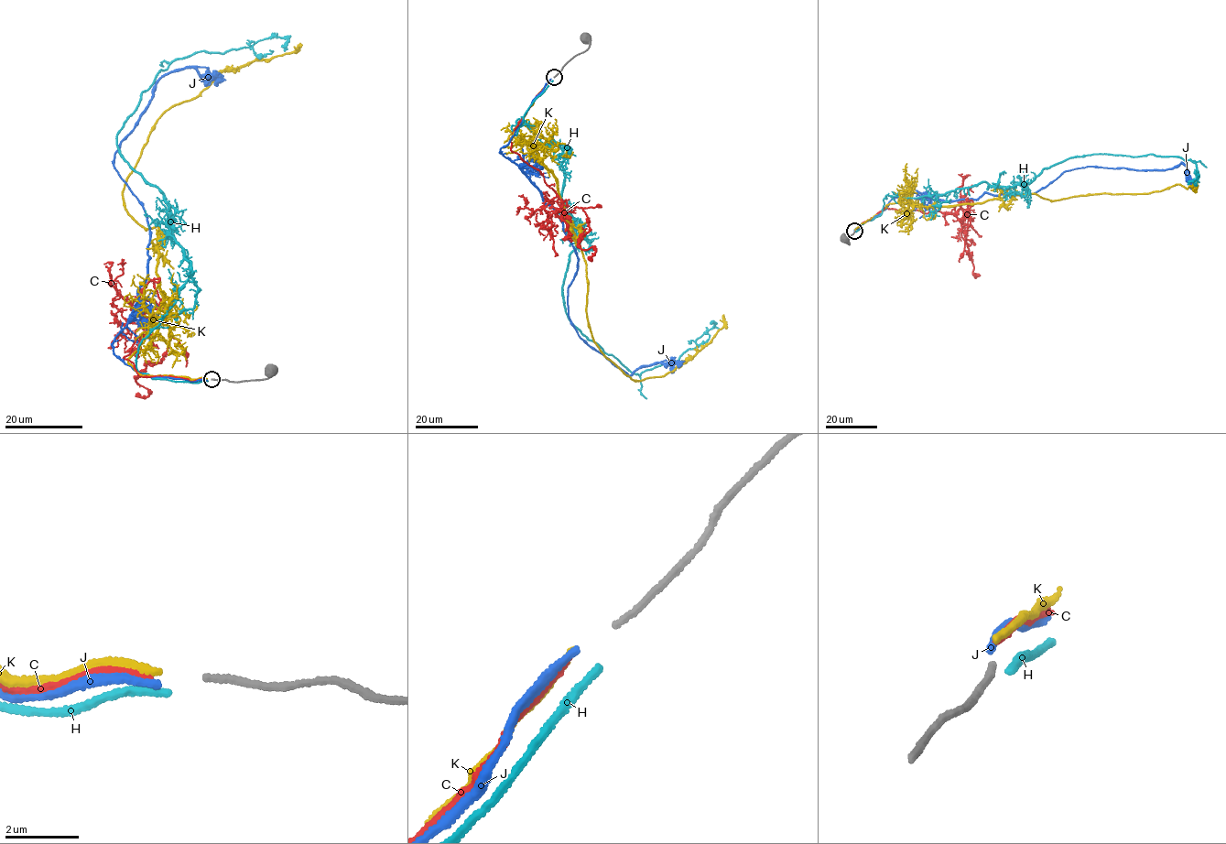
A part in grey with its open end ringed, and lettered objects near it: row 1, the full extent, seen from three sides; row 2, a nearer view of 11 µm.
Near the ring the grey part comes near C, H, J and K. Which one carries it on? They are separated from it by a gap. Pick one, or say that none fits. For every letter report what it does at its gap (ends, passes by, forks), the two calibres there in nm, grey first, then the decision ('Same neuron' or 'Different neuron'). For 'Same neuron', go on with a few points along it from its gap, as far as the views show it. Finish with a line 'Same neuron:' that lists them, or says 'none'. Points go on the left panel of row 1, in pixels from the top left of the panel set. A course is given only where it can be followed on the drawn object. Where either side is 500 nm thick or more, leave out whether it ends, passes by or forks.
C: It ends there. Thickness 170 nm (grey) against 180 nm. Same neuron. Its course: (206, 379), (123, 358), (159, 308), (154, 278), (142, 293), (168, 341), (137, 394)
H: It ends there. Thickness 170 nm (grey) against 200 nm. Different neuron
J: It ends there. Thickness 170 nm (grey) against 190 nm. Different neuron
K: It ends there. Thickness 170 nm (grey) against 170 nm. Different neuron
Same neuron: C

